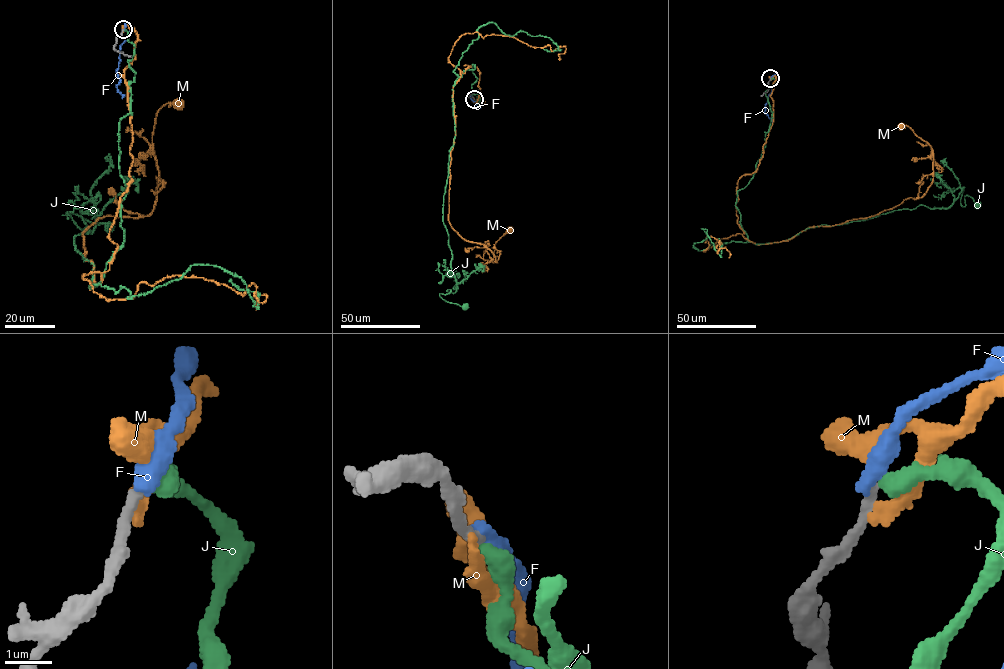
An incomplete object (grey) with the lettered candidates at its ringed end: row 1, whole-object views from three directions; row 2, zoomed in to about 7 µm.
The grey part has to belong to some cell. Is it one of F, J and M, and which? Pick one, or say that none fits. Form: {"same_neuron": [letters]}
{"same_neuron": ["J"]}

